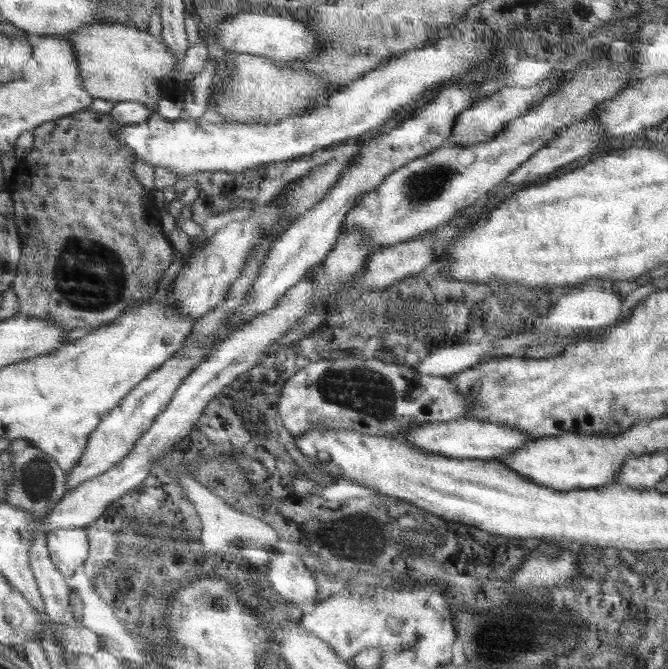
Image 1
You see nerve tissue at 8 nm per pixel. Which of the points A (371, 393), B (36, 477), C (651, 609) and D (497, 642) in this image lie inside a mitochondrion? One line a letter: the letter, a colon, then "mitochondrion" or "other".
A: mitochondrion
B: mitochondrion
C: mitochondrion
D: mitochondrion

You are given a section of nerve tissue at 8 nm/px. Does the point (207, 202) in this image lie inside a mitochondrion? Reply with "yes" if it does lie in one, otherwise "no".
no

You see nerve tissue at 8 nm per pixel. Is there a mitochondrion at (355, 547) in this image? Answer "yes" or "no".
yes

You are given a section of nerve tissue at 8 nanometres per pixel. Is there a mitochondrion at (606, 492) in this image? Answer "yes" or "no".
no

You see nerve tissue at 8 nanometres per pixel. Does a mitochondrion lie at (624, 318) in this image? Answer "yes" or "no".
no

